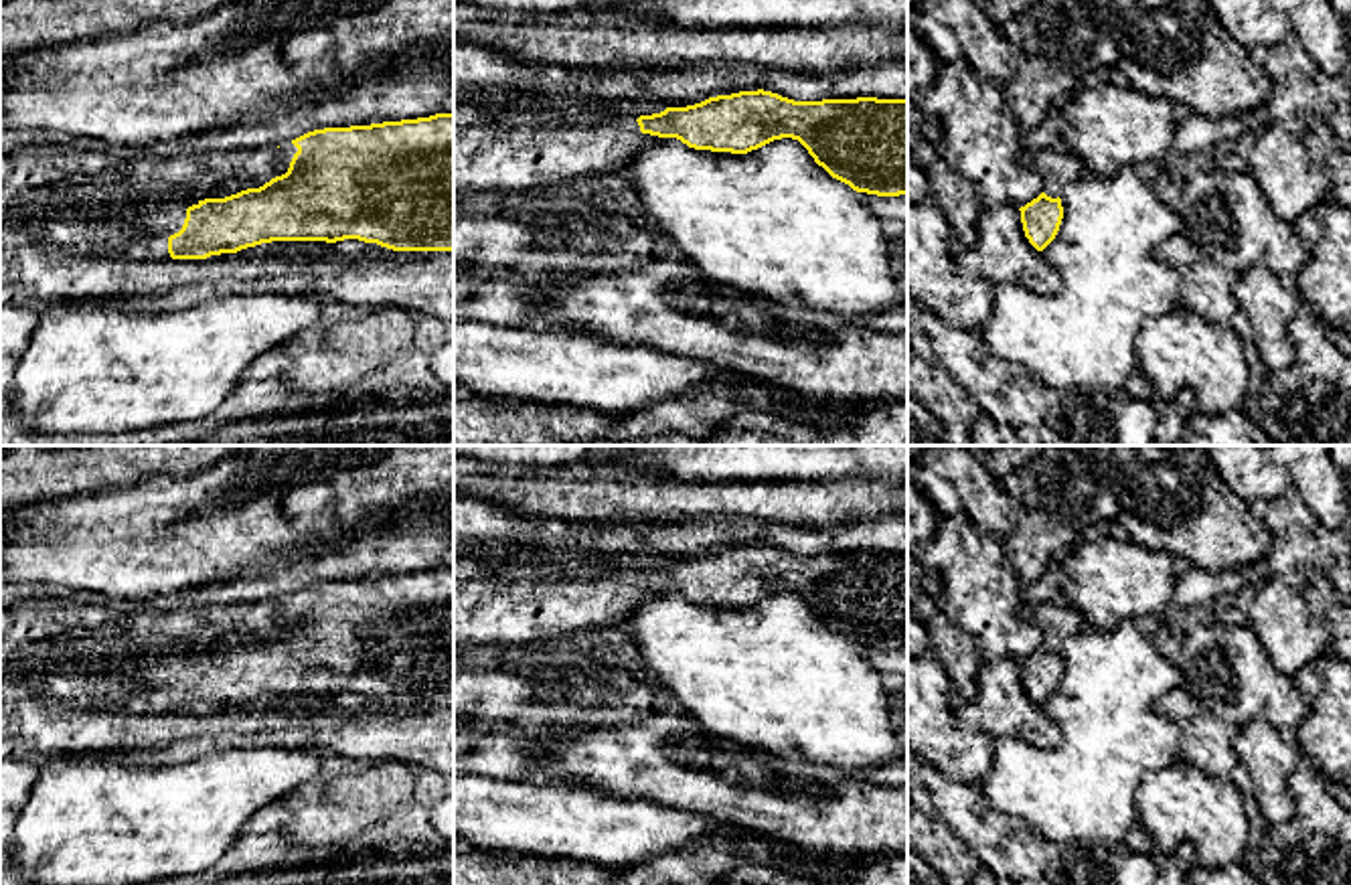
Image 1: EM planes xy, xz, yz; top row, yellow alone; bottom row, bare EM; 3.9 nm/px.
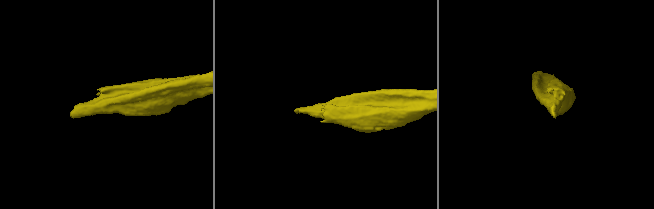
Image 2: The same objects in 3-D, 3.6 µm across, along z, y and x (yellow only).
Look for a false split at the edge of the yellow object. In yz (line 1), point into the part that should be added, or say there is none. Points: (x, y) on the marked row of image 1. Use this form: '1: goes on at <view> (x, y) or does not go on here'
1: goes on at yz (1058, 169)

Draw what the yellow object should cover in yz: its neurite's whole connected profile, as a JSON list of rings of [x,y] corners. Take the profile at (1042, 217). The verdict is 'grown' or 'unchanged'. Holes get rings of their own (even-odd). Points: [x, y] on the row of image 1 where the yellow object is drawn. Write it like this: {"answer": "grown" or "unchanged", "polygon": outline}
{"answer": "grown", "polygon": [[[1051,148],[1027,152],[1025,164],[1045,182],[1045,190],[1019,209],[1025,237],[1043,251],[1055,239],[1063,219],[1059,194],[1069,182],[1080,180],[1088,166],[1074,152]]]}

